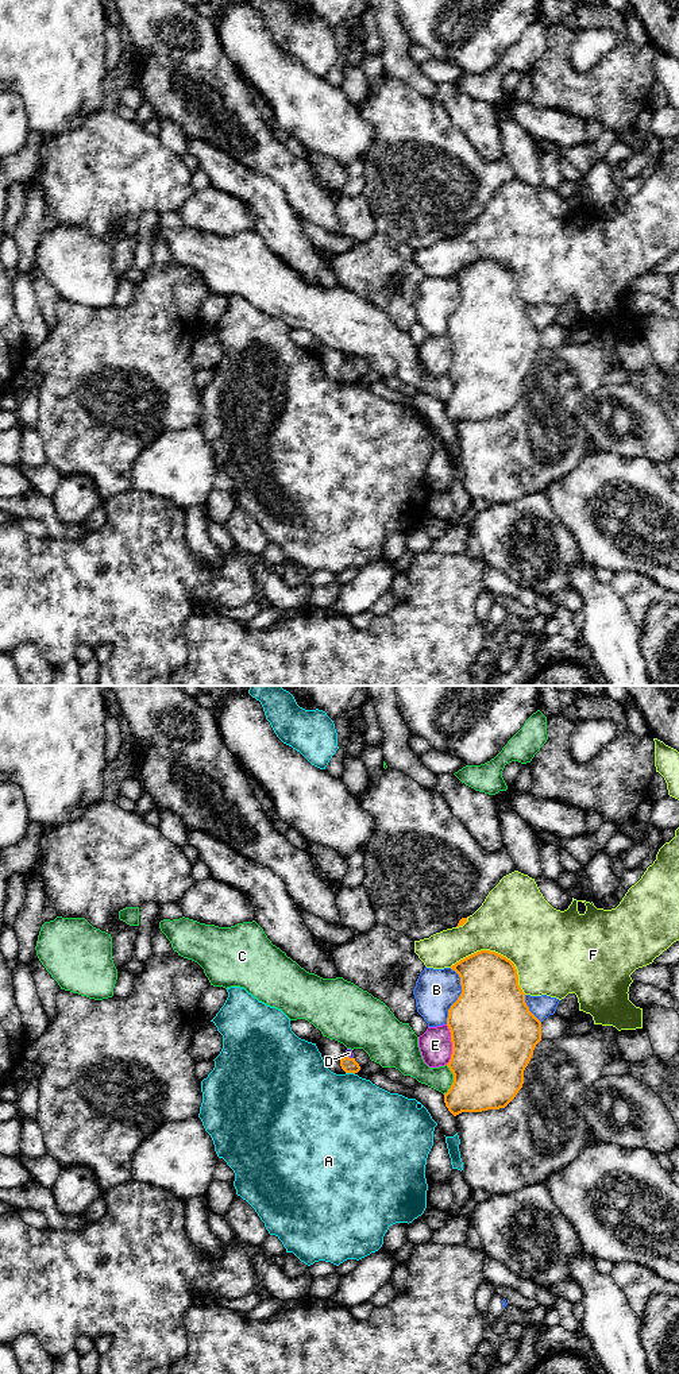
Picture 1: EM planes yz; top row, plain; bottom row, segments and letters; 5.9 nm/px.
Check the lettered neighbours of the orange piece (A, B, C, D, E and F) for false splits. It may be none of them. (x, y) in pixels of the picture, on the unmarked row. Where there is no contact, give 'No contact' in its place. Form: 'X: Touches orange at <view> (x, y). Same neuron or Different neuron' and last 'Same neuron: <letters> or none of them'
A: Touches orange at yz (350, 381). Different neuron
B: Touches orange at yz (459, 305). Different neuron
C: Touches orange at yz (454, 389). Different neuron
D: Touches orange at yz (348, 366). Same neuron
E: Touches orange at yz (452, 354). Different neuron
F: Touches orange at yz (497, 262). Different neuron
Same neuron: D

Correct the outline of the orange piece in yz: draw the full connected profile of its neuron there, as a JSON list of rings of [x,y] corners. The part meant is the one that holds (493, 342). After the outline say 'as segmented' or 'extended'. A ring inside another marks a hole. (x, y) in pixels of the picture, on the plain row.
[[[481,259],[451,278],[460,286],[462,302],[447,327],[452,351],[447,375],[454,391],[444,402],[445,416],[454,425],[505,417],[522,397],[524,379],[541,350],[541,331],[529,320],[518,294],[517,278],[506,266]]] | as segmented

